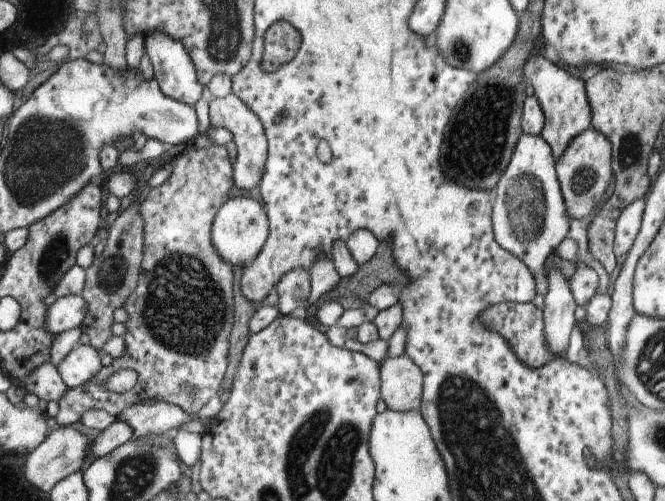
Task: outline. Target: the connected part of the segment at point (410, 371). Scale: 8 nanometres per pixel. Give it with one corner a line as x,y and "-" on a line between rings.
403,354
379,362
380,398
390,411
412,411
420,407
423,375

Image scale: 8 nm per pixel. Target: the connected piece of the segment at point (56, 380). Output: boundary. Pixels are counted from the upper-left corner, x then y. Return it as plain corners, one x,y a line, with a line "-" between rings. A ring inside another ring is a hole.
49,361
30,372
23,387
26,391
33,392
39,399
53,402
61,399
68,389
57,369

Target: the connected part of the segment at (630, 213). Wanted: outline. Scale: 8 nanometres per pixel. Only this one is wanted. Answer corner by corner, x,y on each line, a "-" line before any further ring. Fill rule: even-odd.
637,199
630,202
617,217
612,244
615,256
623,256
633,246
640,229
643,209
643,199

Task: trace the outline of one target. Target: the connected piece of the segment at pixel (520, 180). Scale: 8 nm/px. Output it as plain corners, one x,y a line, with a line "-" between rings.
522,132
491,194
490,219
495,242
529,268
534,276
535,290
541,296
548,291
548,282
543,272
544,261
572,227
554,164
549,145
539,135
533,136

